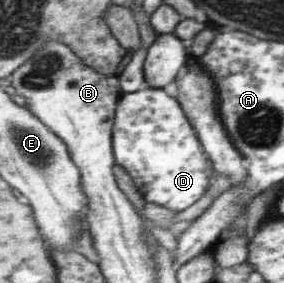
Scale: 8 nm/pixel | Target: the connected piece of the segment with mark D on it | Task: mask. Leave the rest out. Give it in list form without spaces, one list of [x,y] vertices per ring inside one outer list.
[[[145,88],[123,94],[113,118],[113,154],[146,203],[157,203],[180,212],[196,202],[215,175],[204,151],[180,106],[166,92]]]

